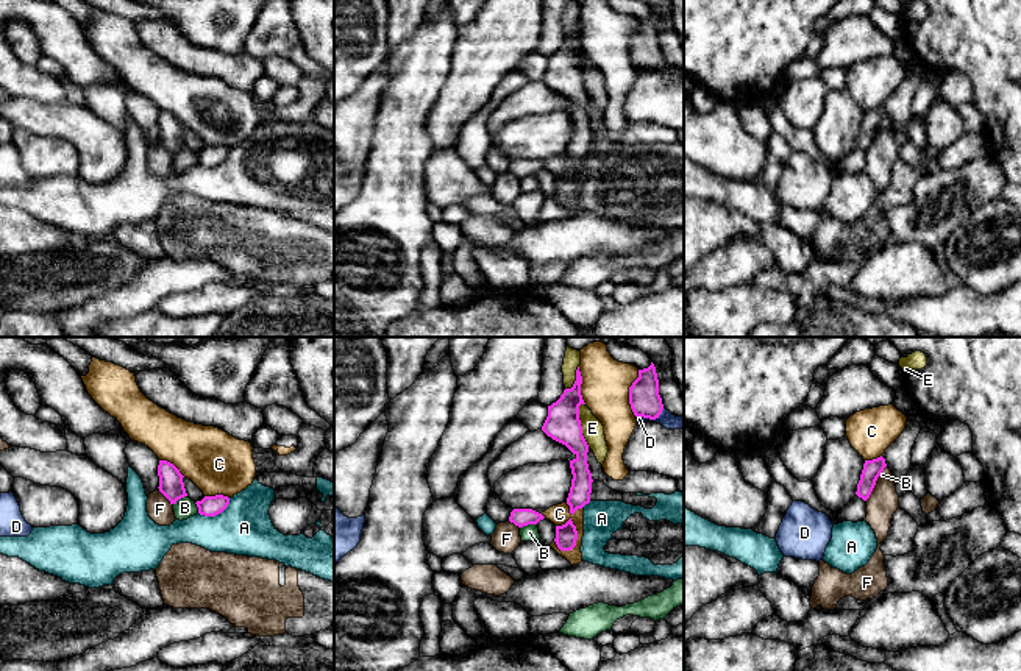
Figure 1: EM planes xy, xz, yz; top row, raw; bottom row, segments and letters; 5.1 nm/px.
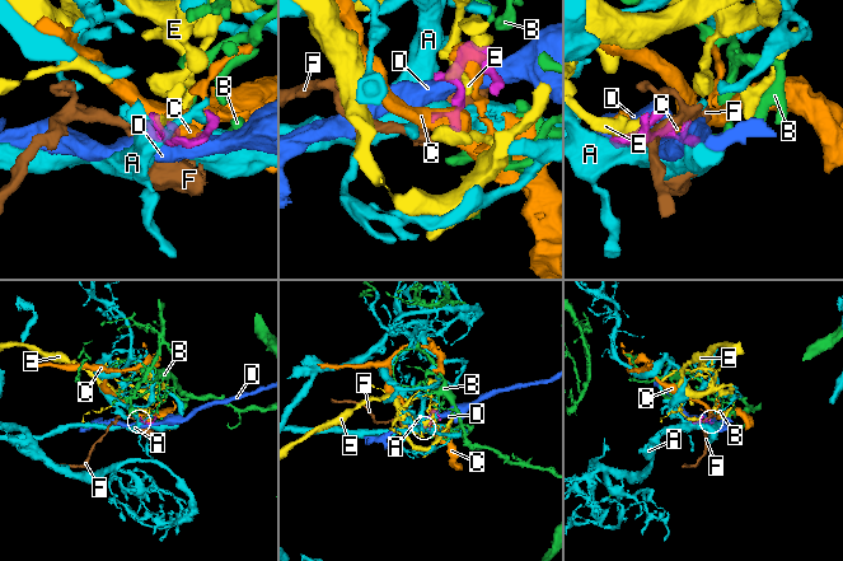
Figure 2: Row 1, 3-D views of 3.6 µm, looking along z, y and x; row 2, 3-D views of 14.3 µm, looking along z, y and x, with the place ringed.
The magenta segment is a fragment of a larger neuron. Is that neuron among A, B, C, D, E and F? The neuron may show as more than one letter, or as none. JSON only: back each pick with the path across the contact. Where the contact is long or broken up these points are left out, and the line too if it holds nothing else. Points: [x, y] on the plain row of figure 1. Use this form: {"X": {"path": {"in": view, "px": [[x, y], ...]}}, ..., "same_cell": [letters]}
{"same_cell": []}

